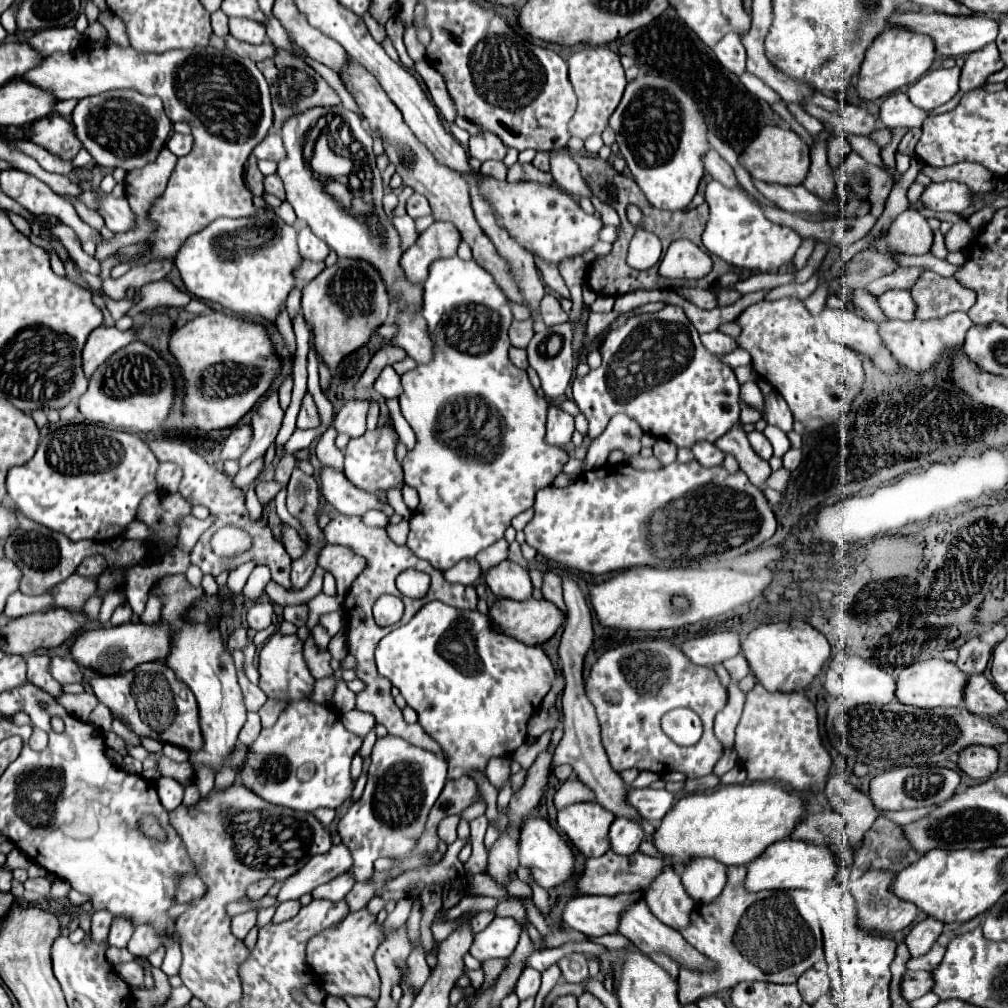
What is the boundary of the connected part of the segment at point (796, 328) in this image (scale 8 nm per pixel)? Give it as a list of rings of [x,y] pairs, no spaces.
[[[797,298],[763,300],[749,306],[735,322],[741,328],[737,346],[751,354],[755,372],[773,384],[785,398],[795,418],[795,432],[819,430],[849,412],[851,400],[863,388],[863,368],[859,354],[843,344],[815,332],[813,316]]]

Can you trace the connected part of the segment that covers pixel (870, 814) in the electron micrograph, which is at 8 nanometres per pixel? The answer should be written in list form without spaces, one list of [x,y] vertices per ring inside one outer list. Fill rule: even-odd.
[[[833,776],[827,782],[825,794],[831,802],[831,806],[845,818],[845,834],[847,844],[851,850],[859,850],[859,842],[863,840],[863,834],[873,826],[877,818],[877,810],[869,796],[855,790],[843,776]]]

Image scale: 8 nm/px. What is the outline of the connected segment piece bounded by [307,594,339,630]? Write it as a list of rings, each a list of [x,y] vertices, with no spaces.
[[[319,594],[315,596],[311,602],[309,602],[309,630],[313,626],[317,626],[319,622],[319,614],[325,614],[325,612],[333,612],[333,610],[339,610],[339,596],[325,596],[325,594]]]

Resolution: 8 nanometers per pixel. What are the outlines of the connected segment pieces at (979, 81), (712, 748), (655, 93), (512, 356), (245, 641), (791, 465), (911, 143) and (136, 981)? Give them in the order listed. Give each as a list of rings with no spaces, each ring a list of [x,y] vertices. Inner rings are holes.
[[[995,44],[985,46],[979,52],[973,52],[967,56],[963,68],[961,68],[961,94],[967,90],[975,90],[985,84],[987,76],[993,72],[999,72],[1003,68],[1003,60],[999,58],[999,50]]]
[[[667,640],[633,642],[633,644],[623,644],[607,650],[603,656],[599,656],[599,660],[589,670],[589,678],[585,680],[585,694],[597,710],[597,718],[601,724],[601,740],[615,772],[637,768],[637,770],[667,774],[677,770],[677,772],[685,772],[687,778],[699,778],[711,774],[715,762],[723,754],[723,746],[713,734],[713,720],[715,714],[725,708],[727,692],[721,686],[715,670],[687,662],[683,652],[677,646],[669,644]],[[681,706],[691,708],[703,720],[703,736],[695,746],[679,746],[661,730],[663,714]]]
[[[639,76],[627,84],[621,104],[613,112],[609,124],[617,134],[621,156],[625,158],[635,182],[639,184],[641,192],[651,202],[651,206],[659,210],[669,210],[669,212],[685,210],[691,204],[693,196],[697,194],[699,182],[703,178],[701,154],[709,148],[707,136],[705,136],[707,124],[703,116],[699,114],[695,100],[671,80],[665,80],[661,76]]]
[[[511,348],[511,350],[509,350],[509,360],[511,360],[517,368],[521,368],[521,370],[527,370],[527,368],[529,368],[527,352],[521,350],[521,348]]]
[[[239,628],[239,630],[235,630],[231,636],[229,636],[229,640],[227,640],[227,650],[233,654],[235,650],[245,650],[249,644],[253,644],[253,640],[247,636],[247,630],[245,628]]]
[[[789,448],[789,452],[783,456],[783,468],[795,470],[795,466],[799,466],[799,462],[801,462],[801,450],[799,448]]]
[[[921,128],[907,132],[907,134],[903,136],[901,144],[899,144],[899,152],[905,152],[905,154],[913,154],[913,148],[915,148],[915,144],[917,144],[919,136],[921,136]]]
[[[125,962],[125,964],[115,966],[115,970],[117,970],[117,974],[119,974],[129,986],[139,988],[139,986],[143,984],[143,970],[141,970],[139,964],[135,964],[135,962]]]

